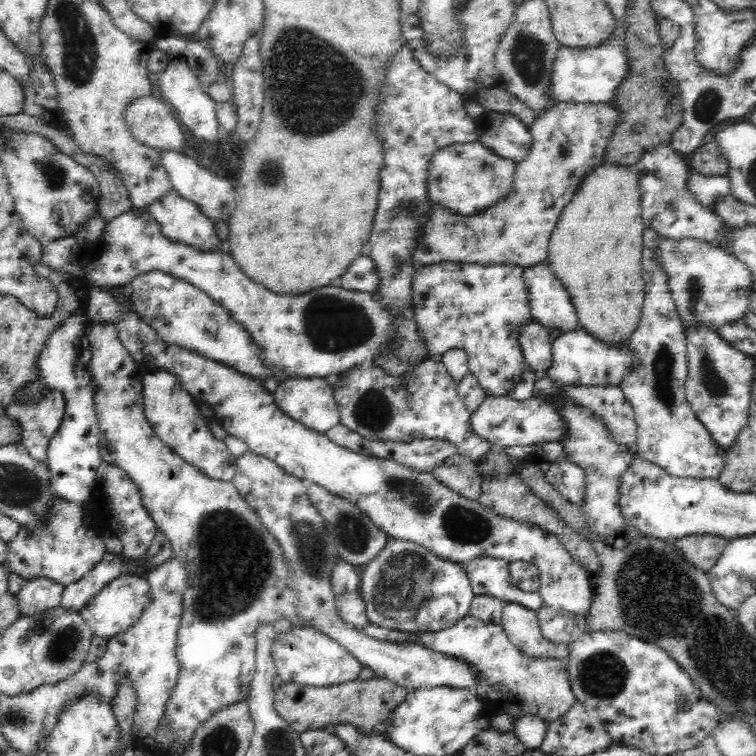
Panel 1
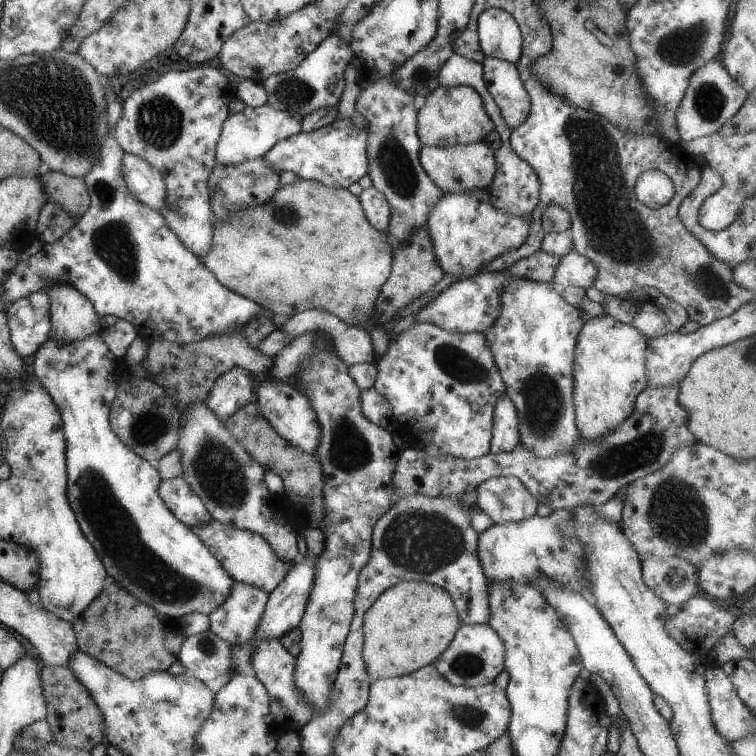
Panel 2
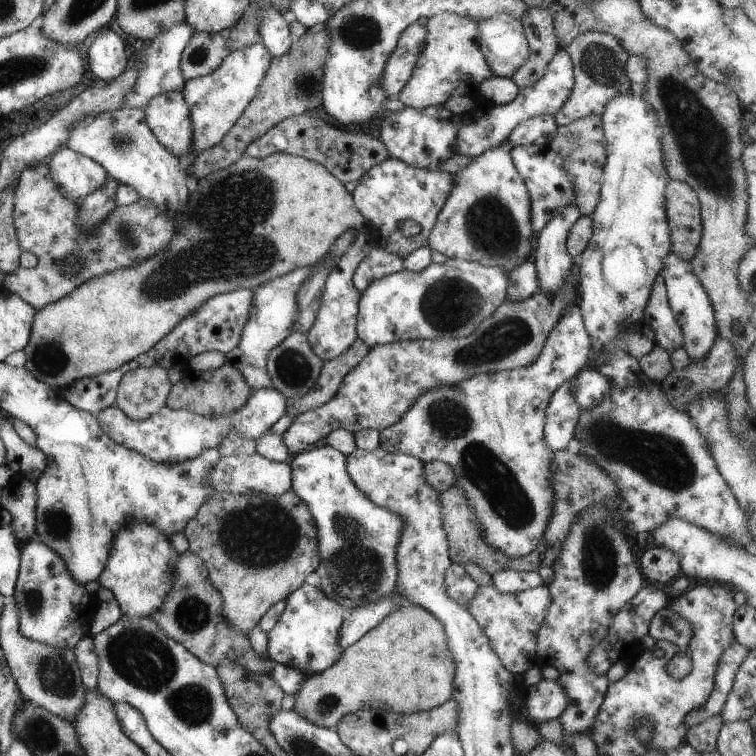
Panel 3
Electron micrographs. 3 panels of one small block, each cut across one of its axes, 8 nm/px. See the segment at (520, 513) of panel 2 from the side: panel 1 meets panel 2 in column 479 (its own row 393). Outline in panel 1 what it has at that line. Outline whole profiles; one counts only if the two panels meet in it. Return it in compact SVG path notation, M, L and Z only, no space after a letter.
M440 262L419 268L414 274L412 290L413 310L417 332L425 342L430 358L439 360L444 353L462 348L469 358L469 370L484 391L484 396L509 398L510 390L522 380L522 374L529 370L520 345L522 326L535 322L530 309L528 287L523 277L525 268L512 264L504 266L482 266L459 262Z

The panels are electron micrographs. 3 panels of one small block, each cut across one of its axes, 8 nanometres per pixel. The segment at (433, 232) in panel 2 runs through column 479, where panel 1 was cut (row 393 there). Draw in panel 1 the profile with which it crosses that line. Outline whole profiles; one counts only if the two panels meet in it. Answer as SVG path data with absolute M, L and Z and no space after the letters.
M134 312L124 314L115 327L128 355L136 363L141 367L153 363L166 363L193 398L207 403L214 410L215 418L227 434L241 438L246 443L248 451L267 457L290 476L299 478L307 484L323 486L332 494L353 502L371 518L374 526L384 531L390 539L413 542L427 548L428 552L438 559L464 565L482 556L500 559L507 564L515 561L528 562L538 570L540 586L537 594L543 599L545 606L580 616L585 616L588 612L593 600L590 576L586 575L584 568L566 553L565 546L555 534L545 531L538 525L530 525L527 522L518 522L498 515L478 499L469 499L450 490L431 472L414 470L393 460L354 454L353 451L336 446L326 435L296 422L282 412L276 406L271 393L263 387L262 381L215 360L203 358L190 351L182 351L179 346L167 346L155 336L155 332L148 325L141 322L139 315Z

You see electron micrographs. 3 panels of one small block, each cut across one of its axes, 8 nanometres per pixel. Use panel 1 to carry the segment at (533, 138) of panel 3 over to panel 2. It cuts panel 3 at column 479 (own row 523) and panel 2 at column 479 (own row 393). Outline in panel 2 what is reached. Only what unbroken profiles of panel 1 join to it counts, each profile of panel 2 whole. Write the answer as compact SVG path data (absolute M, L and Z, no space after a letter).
M437 86L416 109L415 132L421 146L455 146L455 144L483 143L485 136L494 130L493 123L485 112L481 97L470 86Z

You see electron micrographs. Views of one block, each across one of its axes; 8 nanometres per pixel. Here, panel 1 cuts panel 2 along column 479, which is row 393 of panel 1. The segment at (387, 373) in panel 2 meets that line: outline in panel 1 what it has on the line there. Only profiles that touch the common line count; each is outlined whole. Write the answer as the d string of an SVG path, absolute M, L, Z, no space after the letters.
M428 358L412 374L390 376L371 363L354 366L333 390L342 426L372 442L448 440L470 459L478 460L491 447L470 430L470 411L455 390L456 381L437 359Z

